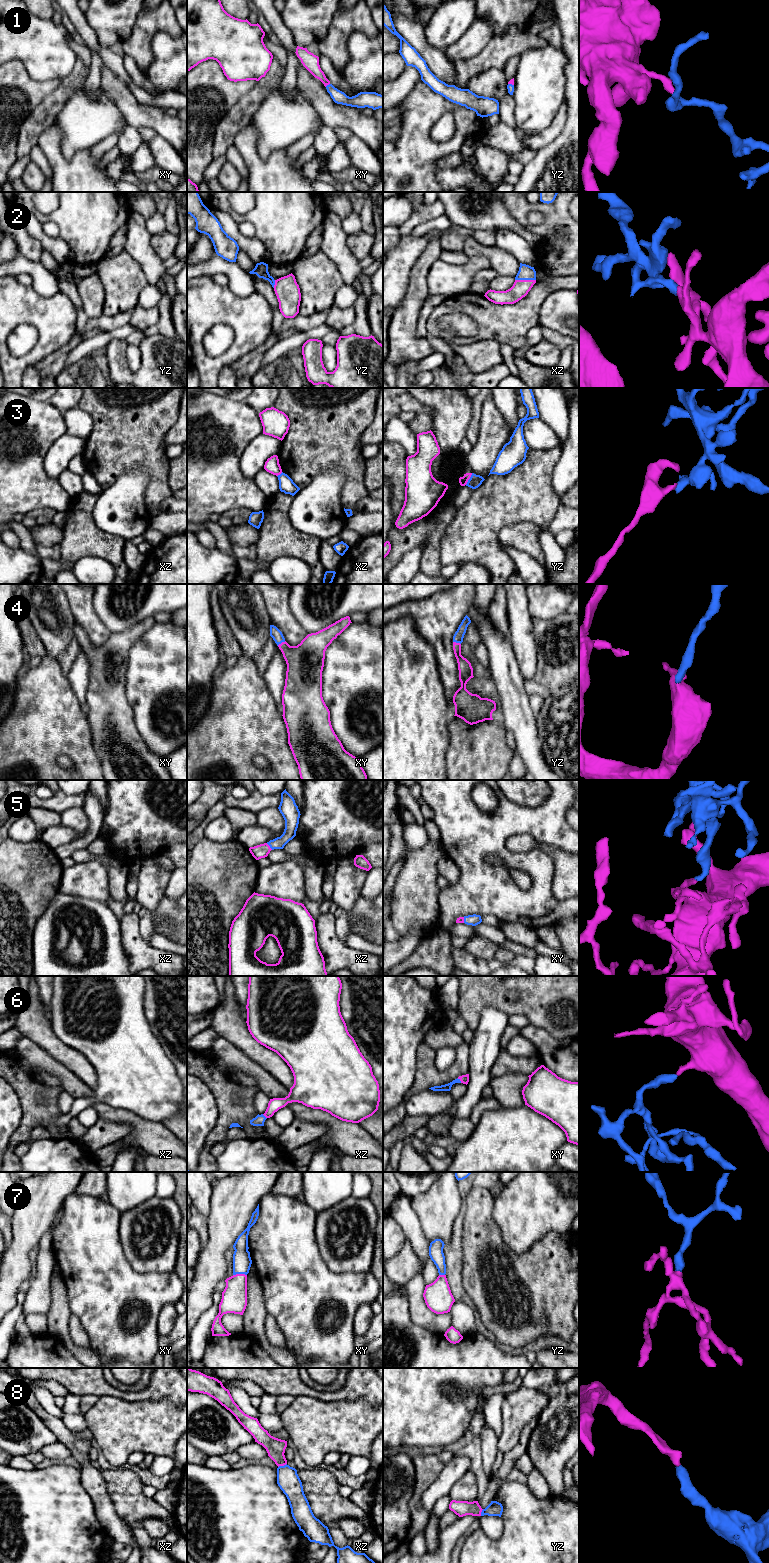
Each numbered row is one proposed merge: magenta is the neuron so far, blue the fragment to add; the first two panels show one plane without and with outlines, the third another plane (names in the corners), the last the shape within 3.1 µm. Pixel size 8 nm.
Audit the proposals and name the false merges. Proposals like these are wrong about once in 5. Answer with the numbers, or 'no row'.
3

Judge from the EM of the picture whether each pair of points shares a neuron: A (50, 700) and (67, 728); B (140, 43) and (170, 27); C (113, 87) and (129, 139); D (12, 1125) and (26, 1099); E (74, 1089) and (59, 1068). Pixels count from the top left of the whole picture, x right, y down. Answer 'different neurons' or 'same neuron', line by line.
A: same neuron
B: same neuron
C: different neurons
D: different neurons
E: same neuron

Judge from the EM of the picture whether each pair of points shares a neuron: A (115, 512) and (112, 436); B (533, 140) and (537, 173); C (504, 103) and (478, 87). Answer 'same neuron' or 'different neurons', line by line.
A: different neurons
B: different neurons
C: same neuron

